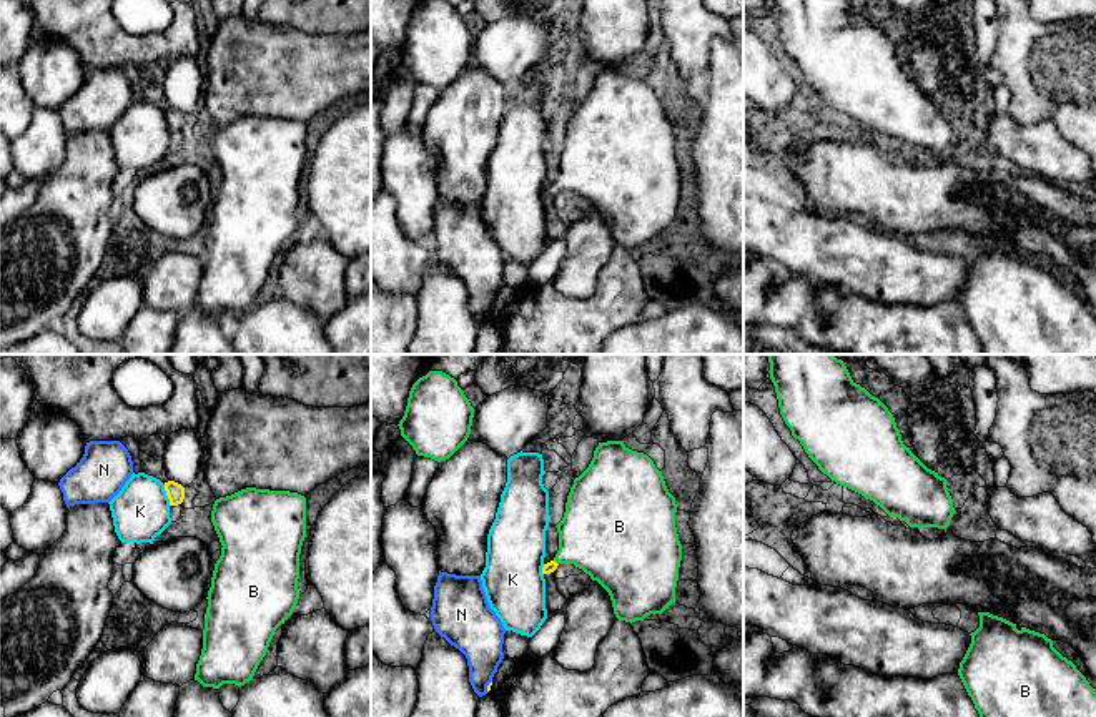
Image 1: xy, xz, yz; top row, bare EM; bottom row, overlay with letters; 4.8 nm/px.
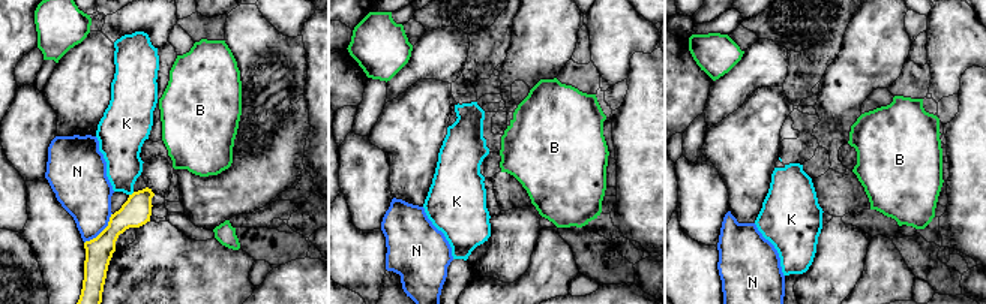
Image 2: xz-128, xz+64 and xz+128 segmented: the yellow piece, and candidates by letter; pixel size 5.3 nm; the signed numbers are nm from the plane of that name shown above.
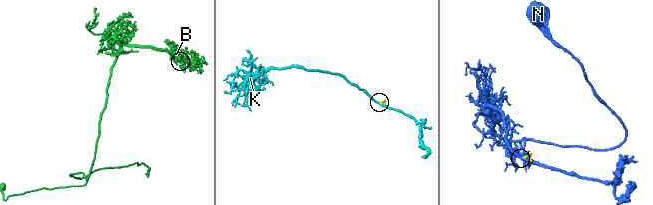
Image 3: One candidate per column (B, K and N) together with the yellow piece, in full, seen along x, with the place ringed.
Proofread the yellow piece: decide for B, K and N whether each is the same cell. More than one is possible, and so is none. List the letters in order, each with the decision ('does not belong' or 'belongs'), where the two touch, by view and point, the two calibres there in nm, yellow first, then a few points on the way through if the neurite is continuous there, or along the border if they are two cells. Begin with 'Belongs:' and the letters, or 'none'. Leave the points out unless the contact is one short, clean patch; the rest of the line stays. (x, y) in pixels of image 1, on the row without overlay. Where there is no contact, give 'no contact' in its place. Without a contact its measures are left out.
Belongs: B
B: belongs; contact xz (556, 190); calibres 50 and 380 nm; way xz (551, 193), (556, 190), (582, 168), (599, 162)
K: does not belong; contact xy (167, 122); calibres 90 and 280 nm; border xy (163, 112), (170, 132)
N: does not belong; contact xz (488, 313); calibres 20 and 240 nm; border xz (491, 308), (486, 318)

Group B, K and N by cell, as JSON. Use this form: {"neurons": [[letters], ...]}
{"neurons": [["B"], ["K"], ["N"]]}

